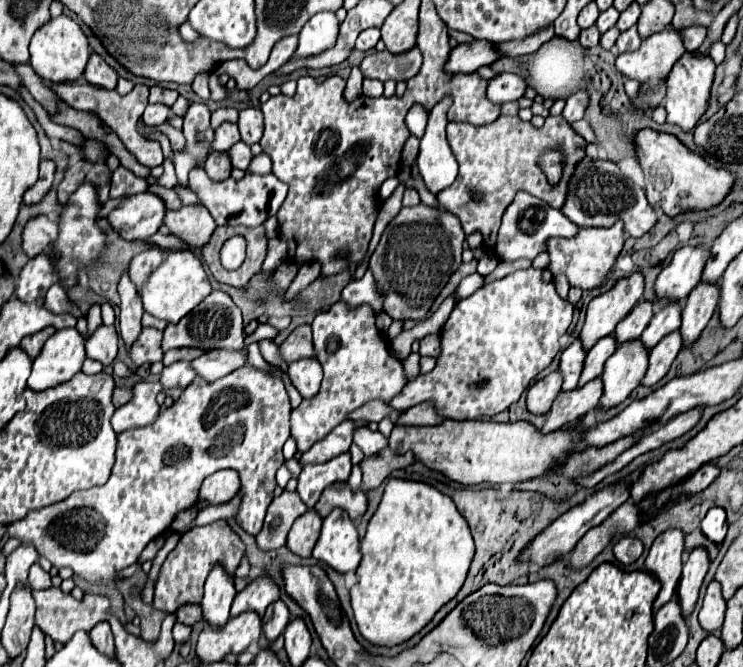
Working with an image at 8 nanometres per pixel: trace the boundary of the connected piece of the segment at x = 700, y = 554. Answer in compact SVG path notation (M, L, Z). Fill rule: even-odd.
M694 548L682 568L682 576L678 582L678 604L682 618L688 618L696 606L698 590L708 572L708 554L704 548Z

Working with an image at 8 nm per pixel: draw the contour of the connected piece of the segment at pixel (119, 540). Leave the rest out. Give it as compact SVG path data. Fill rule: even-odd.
M242 366L238 372L232 372L216 382L206 382L204 378L196 376L182 396L170 408L164 408L152 424L118 434L116 464L104 486L72 492L66 500L60 500L50 508L28 512L24 520L8 526L8 536L14 536L22 542L32 542L38 554L48 558L56 568L68 566L80 578L92 584L114 584L116 572L132 566L146 544L166 532L176 512L194 506L204 478L222 468L232 468L240 474L242 486L236 522L240 528L244 528L244 532L256 536L262 528L266 508L274 498L274 474L284 464L282 446L288 438L290 400L284 382L278 376L252 366Z

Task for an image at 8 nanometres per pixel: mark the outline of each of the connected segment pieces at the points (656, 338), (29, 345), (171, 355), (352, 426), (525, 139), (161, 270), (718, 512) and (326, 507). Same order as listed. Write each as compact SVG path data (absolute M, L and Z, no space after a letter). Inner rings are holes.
M668 304L660 312L656 312L654 318L650 320L648 328L640 336L642 346L646 350L652 350L664 336L668 336L670 332L678 330L678 324L682 322L680 314L682 314L682 306L680 304Z
M44 328L40 334L36 332L34 336L26 336L26 338L20 342L20 348L34 360L34 358L40 354L44 342L52 336L52 332L54 332L54 328Z
M176 348L176 350L168 350L164 352L164 360L162 364L164 366L170 366L172 362L178 362L178 360L194 360L198 356L202 356L204 352L200 348Z
M346 420L346 422L342 422L326 438L316 442L308 452L302 454L302 460L300 460L302 466L306 466L306 464L322 464L322 462L332 460L334 456L338 456L342 452L348 452L350 446L352 446L354 430L362 428L362 426L368 426L368 422L366 420L358 420L358 422Z
M500 116L496 122L484 126L450 122L446 134L448 144L460 164L460 172L454 184L438 194L438 202L460 220L466 236L472 232L482 234L482 246L488 248L488 254L494 254L502 214L518 190L526 190L560 210L566 202L568 180L574 174L574 168L586 158L586 140L570 128L564 116L548 116L542 128L522 122L518 116ZM554 144L562 144L562 148L566 148L566 168L558 188L550 188L550 184L546 184L546 176L542 176L542 170L536 164L538 156L546 148L554 148Z
M176 250L176 252L170 252L154 272L150 272L150 276L148 276L146 284L140 288L138 296L142 300L144 312L148 312L154 318L162 318L168 324L176 324L190 310L194 310L210 292L212 292L212 288L210 288L208 276L206 276L198 256L190 250Z
M712 508L706 518L700 524L702 534L714 542L714 544L722 544L724 536L726 536L726 512L722 512L722 508Z
M336 482L322 492L314 510L320 518L326 518L334 508L342 508L350 520L358 520L368 508L368 498L362 490L352 490L346 482Z

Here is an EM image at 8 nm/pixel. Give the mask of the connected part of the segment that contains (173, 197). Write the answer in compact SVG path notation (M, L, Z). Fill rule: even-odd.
M158 184L150 185L148 187L149 192L154 192L156 196L160 196L164 200L164 204L168 206L168 210L180 210L182 208L182 200L180 196L176 194L176 190L168 190L164 186Z

